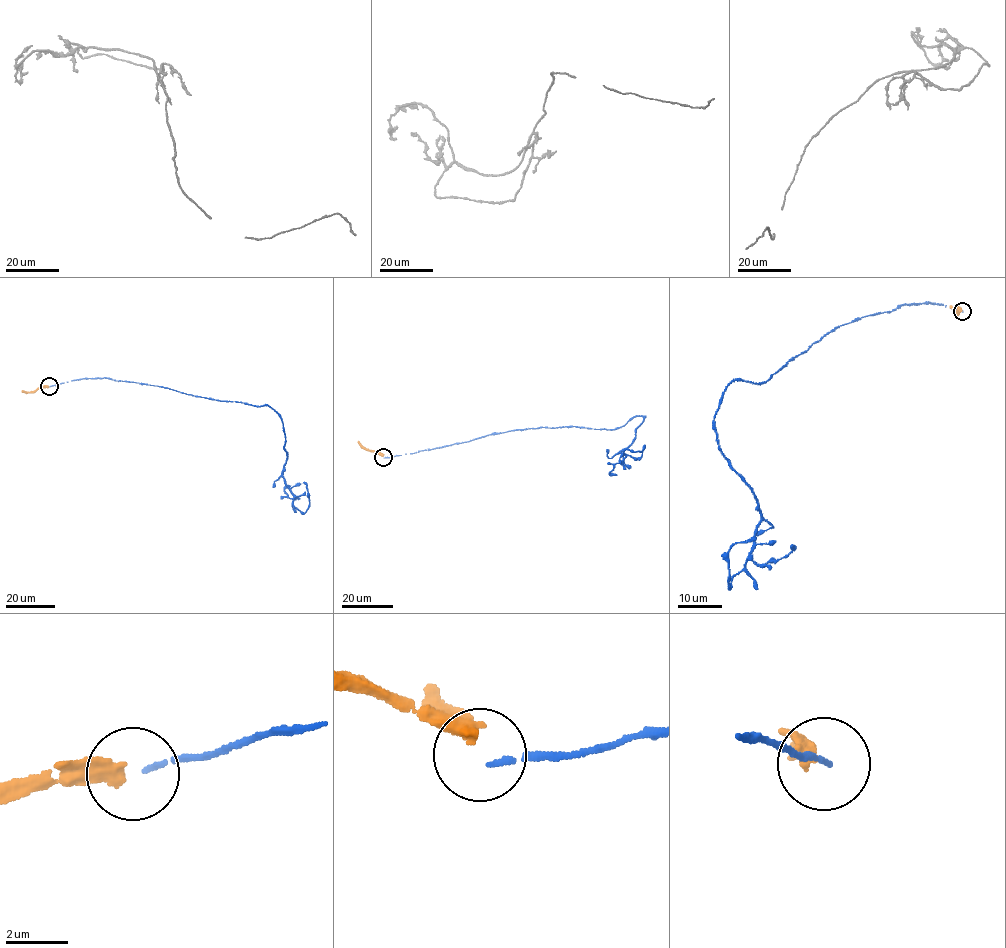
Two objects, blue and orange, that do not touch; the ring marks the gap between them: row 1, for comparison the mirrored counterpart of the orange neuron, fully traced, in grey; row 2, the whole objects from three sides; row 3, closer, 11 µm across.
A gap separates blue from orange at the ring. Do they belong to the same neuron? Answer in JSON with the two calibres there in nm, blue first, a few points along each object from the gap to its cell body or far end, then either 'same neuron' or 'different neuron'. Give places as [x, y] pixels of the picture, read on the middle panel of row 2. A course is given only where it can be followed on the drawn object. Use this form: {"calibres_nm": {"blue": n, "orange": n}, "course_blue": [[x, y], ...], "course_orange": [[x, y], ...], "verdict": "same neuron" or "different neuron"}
{"calibres_nm": {"blue": 150, "orange": 480}, "course_blue": [[384, 458], [513, 430], [573, 426], [614, 429], [645, 416], [632, 442], [618, 453], [644, 448], [637, 458]], "course_orange": [[382, 456], [364, 448], [358, 441]], "verdict": "different neuron"}

